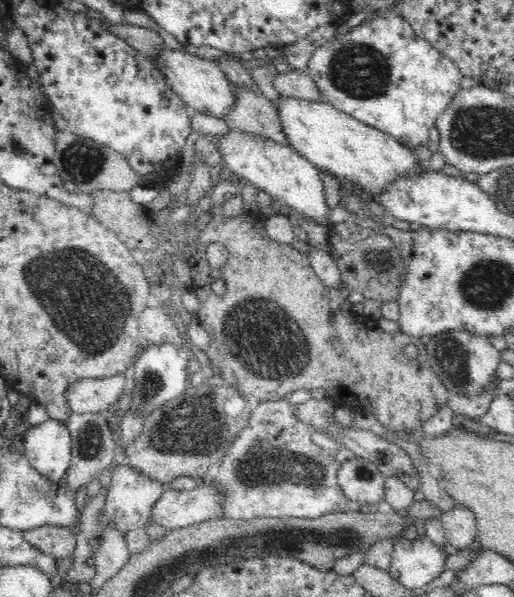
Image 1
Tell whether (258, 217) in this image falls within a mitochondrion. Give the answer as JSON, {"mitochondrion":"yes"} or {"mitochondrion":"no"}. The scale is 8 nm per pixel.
{"mitochondrion":"no"}

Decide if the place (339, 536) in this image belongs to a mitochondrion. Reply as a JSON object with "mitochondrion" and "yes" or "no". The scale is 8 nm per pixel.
{"mitochondrion":"yes"}

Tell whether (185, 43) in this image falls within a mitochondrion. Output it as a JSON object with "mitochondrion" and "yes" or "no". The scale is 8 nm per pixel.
{"mitochondrion":"no"}

